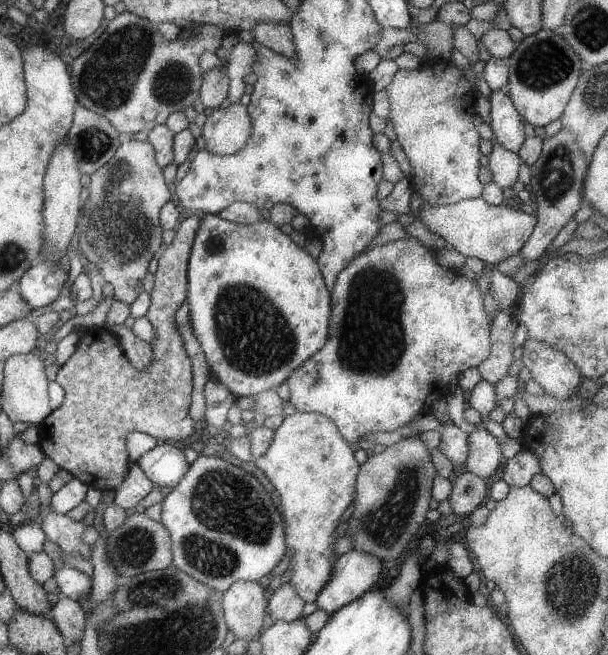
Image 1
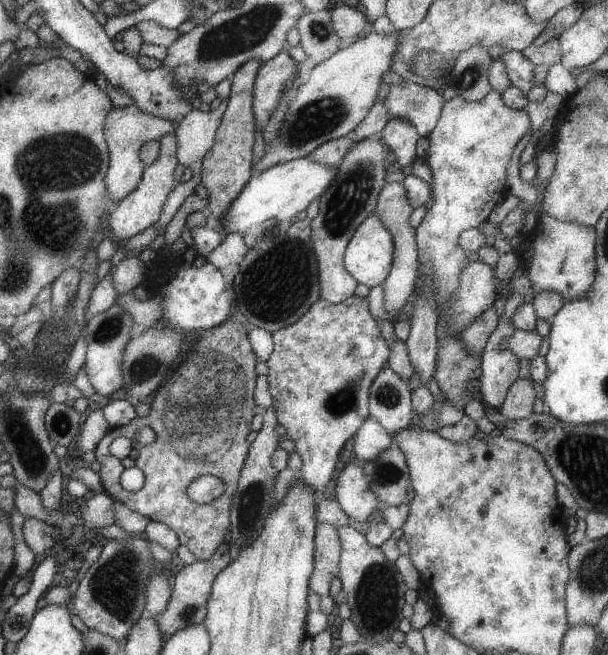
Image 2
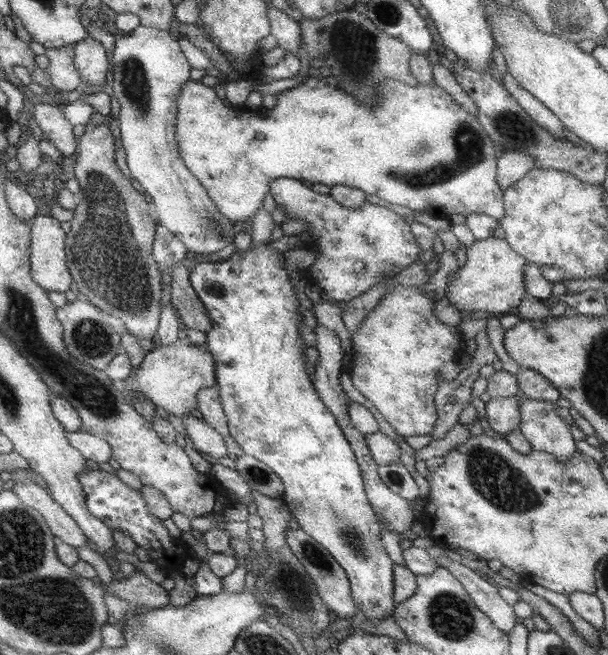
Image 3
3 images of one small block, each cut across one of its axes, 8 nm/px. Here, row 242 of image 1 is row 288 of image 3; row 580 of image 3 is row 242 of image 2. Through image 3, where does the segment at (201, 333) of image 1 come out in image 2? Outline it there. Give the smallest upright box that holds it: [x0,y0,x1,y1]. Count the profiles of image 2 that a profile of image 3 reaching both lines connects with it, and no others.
[342,212,395,289]

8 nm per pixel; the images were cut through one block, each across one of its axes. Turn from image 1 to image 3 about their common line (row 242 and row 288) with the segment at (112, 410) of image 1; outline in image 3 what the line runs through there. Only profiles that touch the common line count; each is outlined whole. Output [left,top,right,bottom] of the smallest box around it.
[169,268,212,333]

